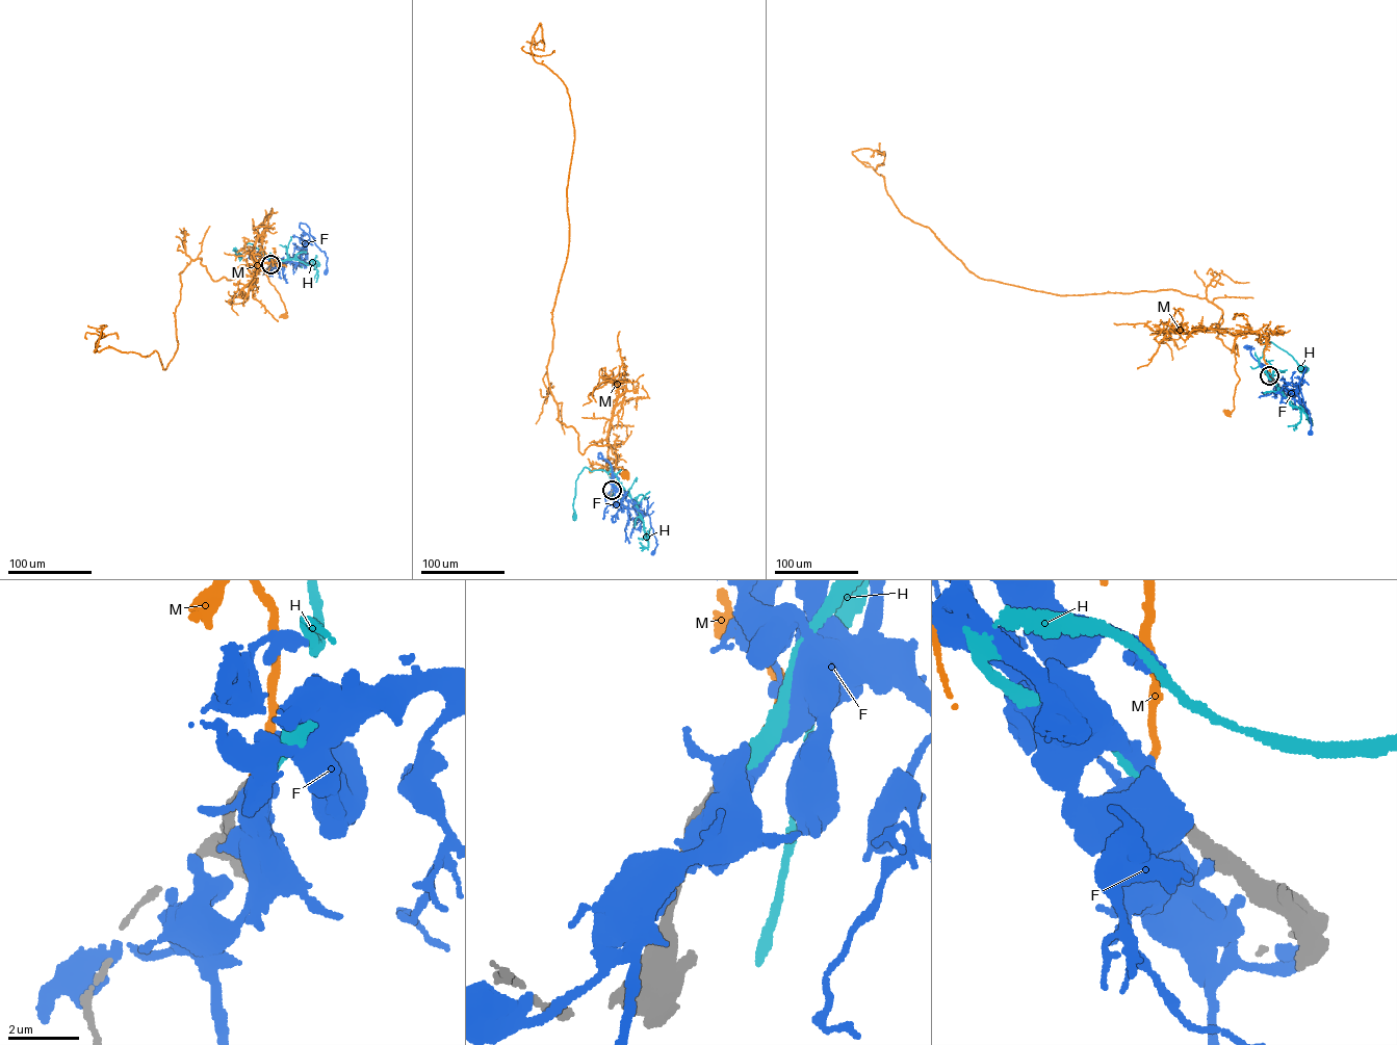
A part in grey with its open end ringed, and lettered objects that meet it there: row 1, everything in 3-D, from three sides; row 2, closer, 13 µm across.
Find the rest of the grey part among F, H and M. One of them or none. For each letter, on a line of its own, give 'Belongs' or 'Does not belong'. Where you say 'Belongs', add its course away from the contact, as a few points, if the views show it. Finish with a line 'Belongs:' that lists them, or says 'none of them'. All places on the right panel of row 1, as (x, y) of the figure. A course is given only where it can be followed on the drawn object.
F: Does not belong
H: Belongs. Its course: (1269, 375), (1259, 364), (1269, 343), (1264, 342), (1272, 342), (1287, 351), (1303, 369)
M: Does not belong
Belongs: H

